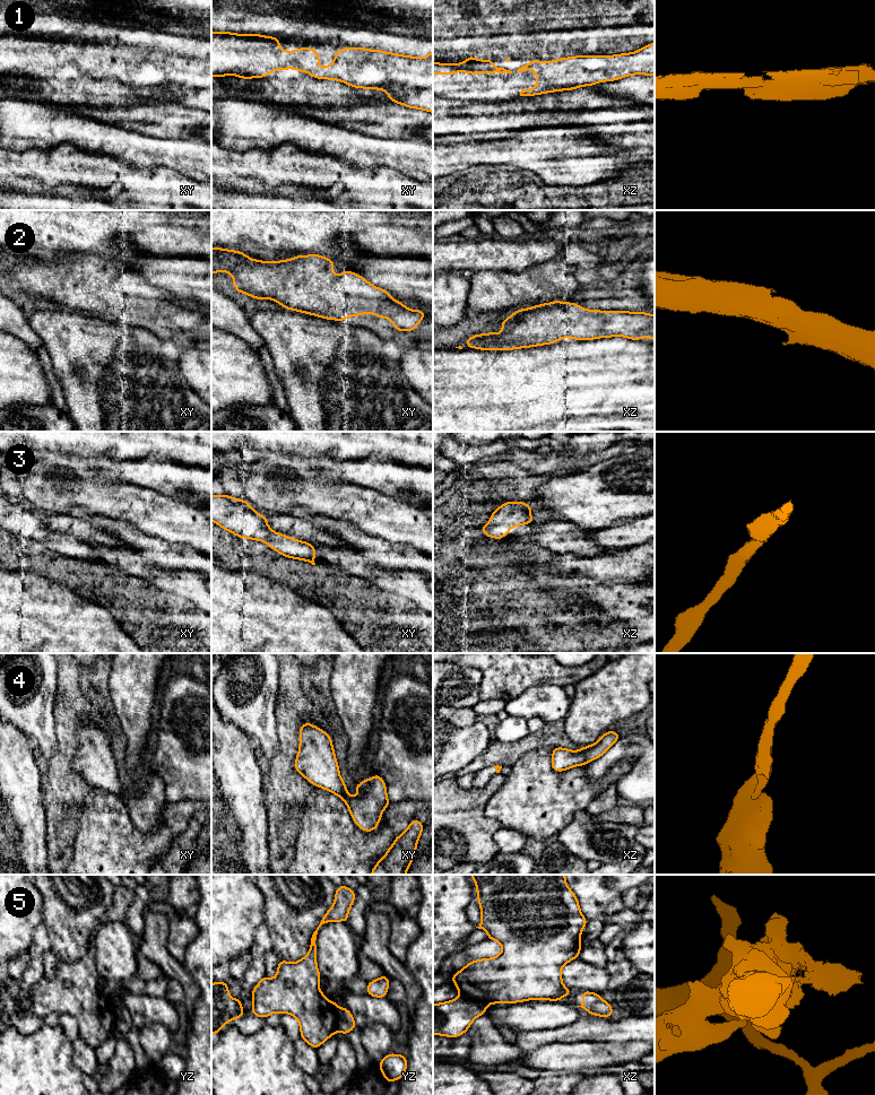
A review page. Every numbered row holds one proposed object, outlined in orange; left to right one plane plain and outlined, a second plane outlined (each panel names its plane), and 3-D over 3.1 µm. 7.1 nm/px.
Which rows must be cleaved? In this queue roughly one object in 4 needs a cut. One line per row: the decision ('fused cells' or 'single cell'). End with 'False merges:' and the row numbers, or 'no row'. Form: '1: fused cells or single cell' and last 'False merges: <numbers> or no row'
1: single cell
2: single cell
3: single cell
4: single cell
5: fused cells
False merges: 5

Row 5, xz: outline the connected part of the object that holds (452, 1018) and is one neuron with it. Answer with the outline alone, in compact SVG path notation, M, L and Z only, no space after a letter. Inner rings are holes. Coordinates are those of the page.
M464 994L451 1001L433 1003L433 1035L462 1035L476 1017L486 1014L486 1006Z

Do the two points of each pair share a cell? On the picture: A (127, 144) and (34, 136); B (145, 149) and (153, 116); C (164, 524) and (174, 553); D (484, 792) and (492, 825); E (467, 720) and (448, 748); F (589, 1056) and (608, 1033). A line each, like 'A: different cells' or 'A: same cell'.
A: same cell
B: different cells
C: different cells
D: same cell
E: different cells
F: different cells

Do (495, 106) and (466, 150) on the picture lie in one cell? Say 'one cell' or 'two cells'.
two cells

